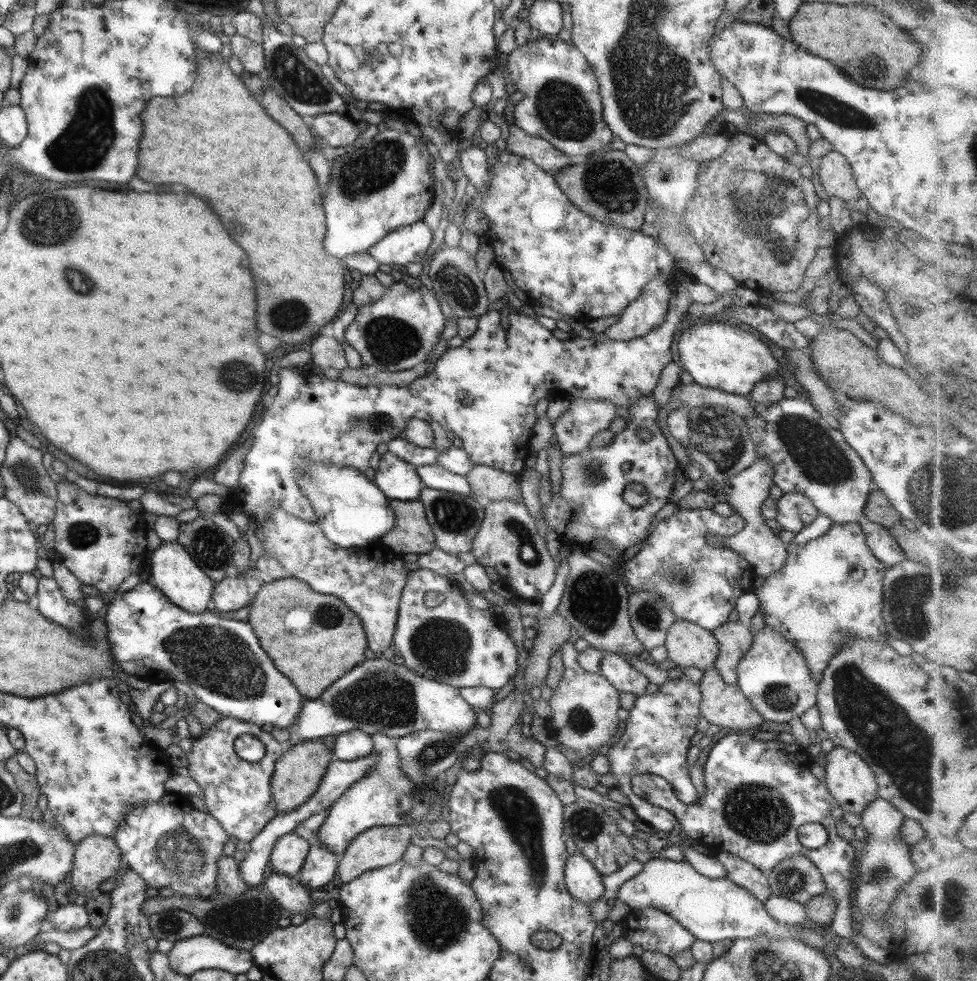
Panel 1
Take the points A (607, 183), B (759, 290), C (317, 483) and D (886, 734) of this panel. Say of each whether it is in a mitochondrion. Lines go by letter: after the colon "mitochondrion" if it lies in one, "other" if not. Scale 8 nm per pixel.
A: mitochondrion
B: other
C: mitochondrion
D: mitochondrion

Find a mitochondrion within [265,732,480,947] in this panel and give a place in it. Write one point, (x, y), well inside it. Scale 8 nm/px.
(416, 796)

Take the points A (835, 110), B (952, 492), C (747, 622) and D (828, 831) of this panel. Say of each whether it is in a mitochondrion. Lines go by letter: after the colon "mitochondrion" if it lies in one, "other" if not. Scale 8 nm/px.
A: mitochondrion
B: mitochondrion
C: other
D: other

